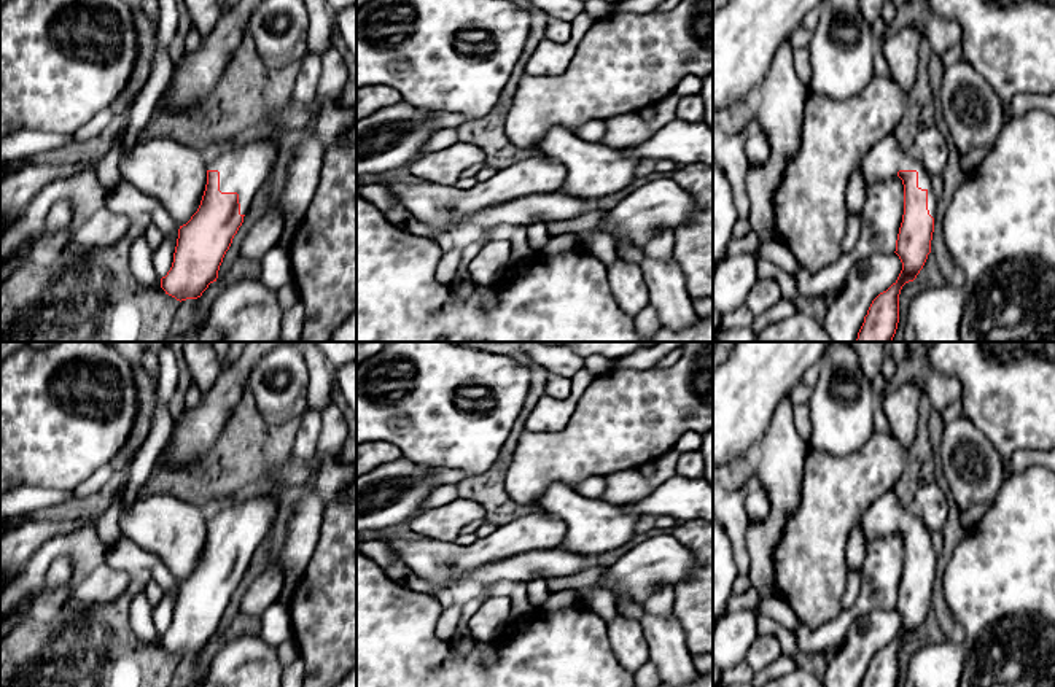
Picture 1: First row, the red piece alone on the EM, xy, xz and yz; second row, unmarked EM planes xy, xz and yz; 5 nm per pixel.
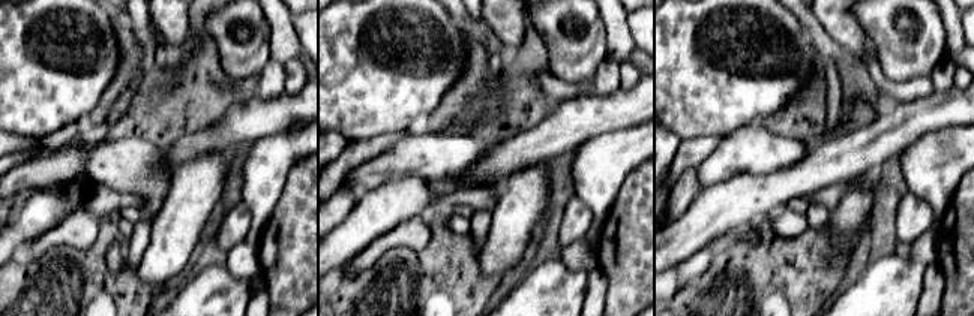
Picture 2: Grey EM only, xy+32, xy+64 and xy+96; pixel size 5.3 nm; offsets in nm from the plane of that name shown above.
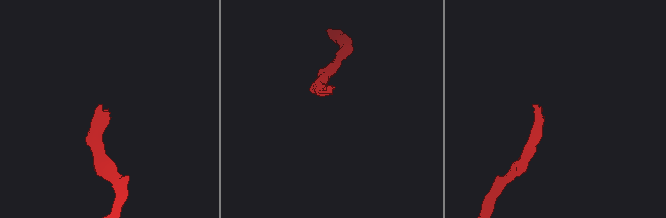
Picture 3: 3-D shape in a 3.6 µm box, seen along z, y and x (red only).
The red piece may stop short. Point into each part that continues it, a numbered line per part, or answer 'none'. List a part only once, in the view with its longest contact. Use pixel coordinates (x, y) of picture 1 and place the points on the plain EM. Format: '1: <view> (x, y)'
1: yz (885, 514)

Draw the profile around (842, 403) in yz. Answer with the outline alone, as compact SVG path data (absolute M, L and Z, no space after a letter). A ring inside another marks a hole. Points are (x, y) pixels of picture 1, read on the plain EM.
M827 342L819 359L819 378L808 401L813 431L808 452L834 456L861 450L875 434L878 399L848 342Z

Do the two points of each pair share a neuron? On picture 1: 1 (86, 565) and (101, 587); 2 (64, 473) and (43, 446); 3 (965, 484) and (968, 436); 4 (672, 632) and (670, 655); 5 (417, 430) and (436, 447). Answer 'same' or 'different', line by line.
1: different
2: same
3: same
4: same
5: same

